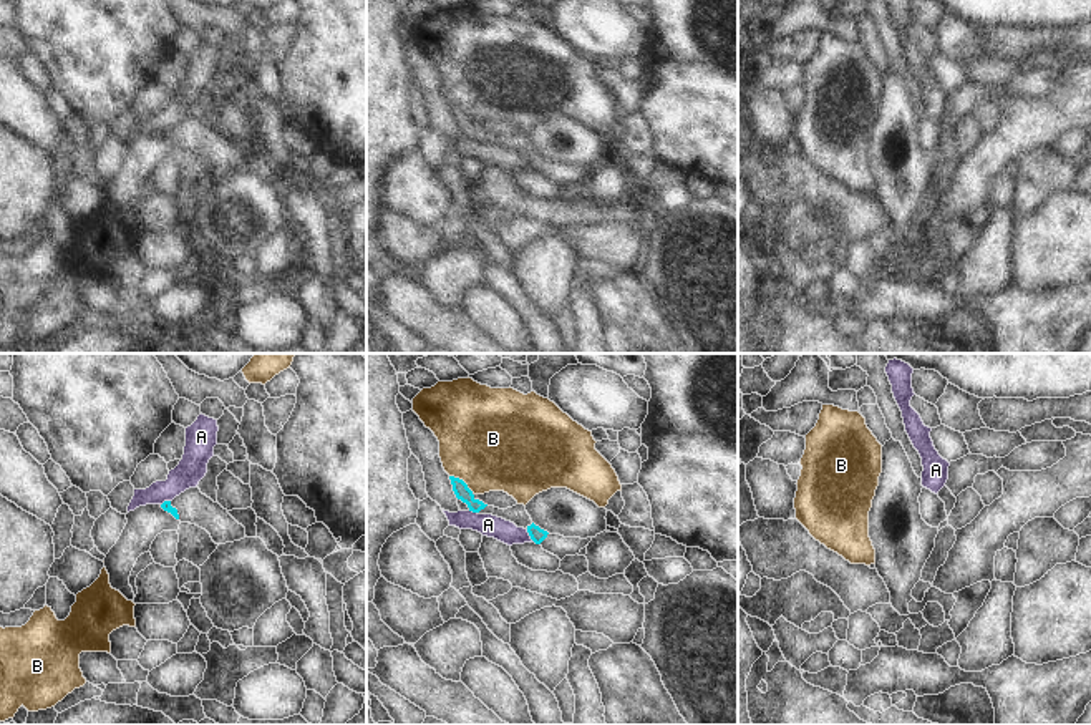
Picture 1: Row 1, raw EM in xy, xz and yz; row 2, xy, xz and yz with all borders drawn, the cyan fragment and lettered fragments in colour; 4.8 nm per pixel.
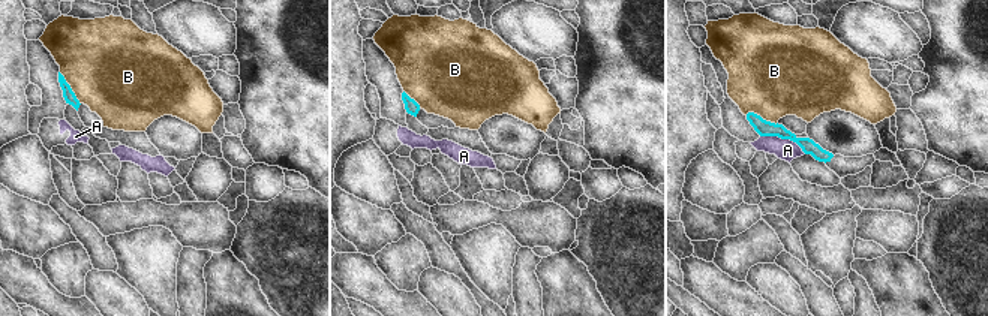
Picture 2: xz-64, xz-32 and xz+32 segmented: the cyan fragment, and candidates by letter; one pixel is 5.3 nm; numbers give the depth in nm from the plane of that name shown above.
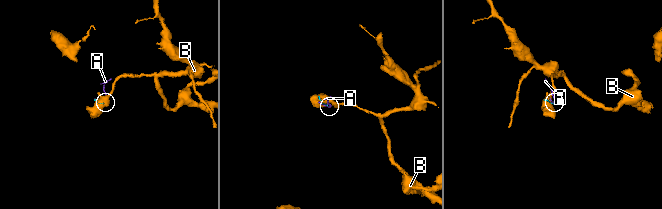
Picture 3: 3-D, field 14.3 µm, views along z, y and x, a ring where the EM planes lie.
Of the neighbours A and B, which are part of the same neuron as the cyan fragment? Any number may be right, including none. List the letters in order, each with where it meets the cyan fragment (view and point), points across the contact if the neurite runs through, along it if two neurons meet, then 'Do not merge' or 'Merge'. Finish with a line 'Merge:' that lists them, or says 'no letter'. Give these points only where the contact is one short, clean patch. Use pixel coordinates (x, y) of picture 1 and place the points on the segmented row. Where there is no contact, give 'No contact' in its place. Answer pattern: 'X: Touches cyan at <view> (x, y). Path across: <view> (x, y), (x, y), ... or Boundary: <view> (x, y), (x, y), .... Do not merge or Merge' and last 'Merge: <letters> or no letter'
A: Touches cyan at xz (529, 535). Boundary: xz (526, 530), (534, 541). Do not merge
B: Touches cyan at xz (461, 480). Do not merge
Merge: no letter.

